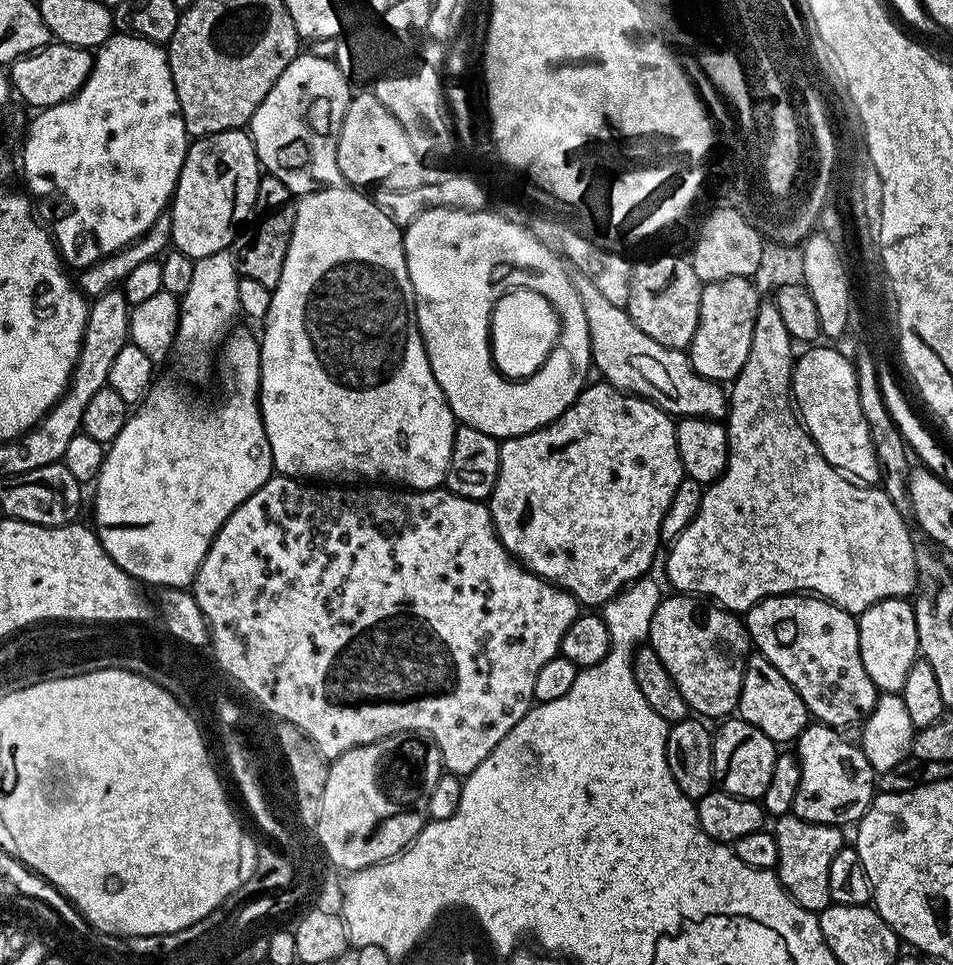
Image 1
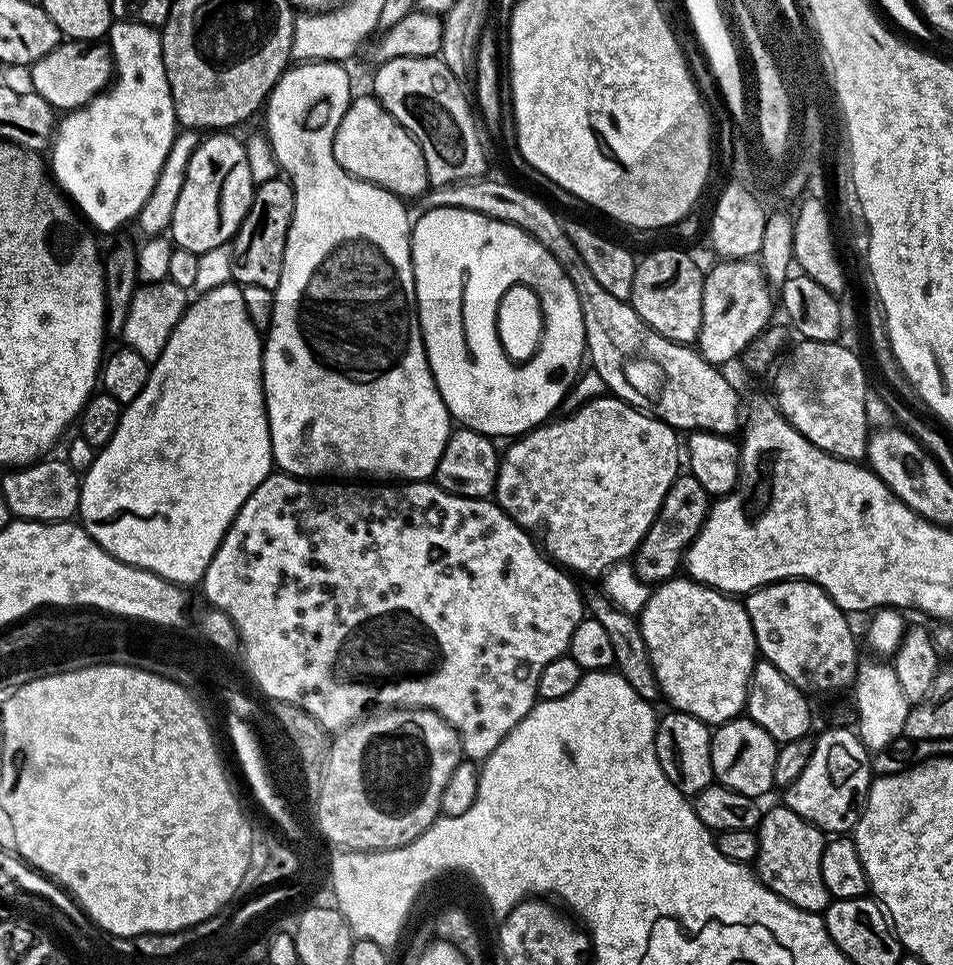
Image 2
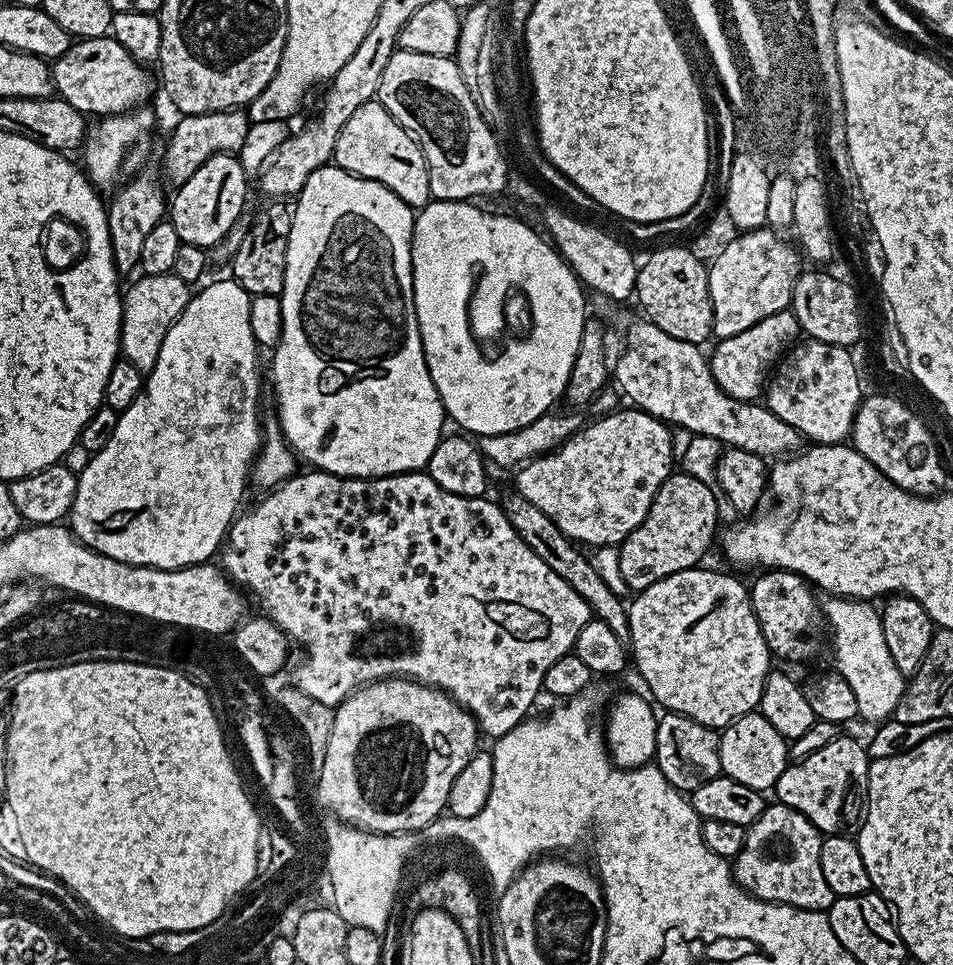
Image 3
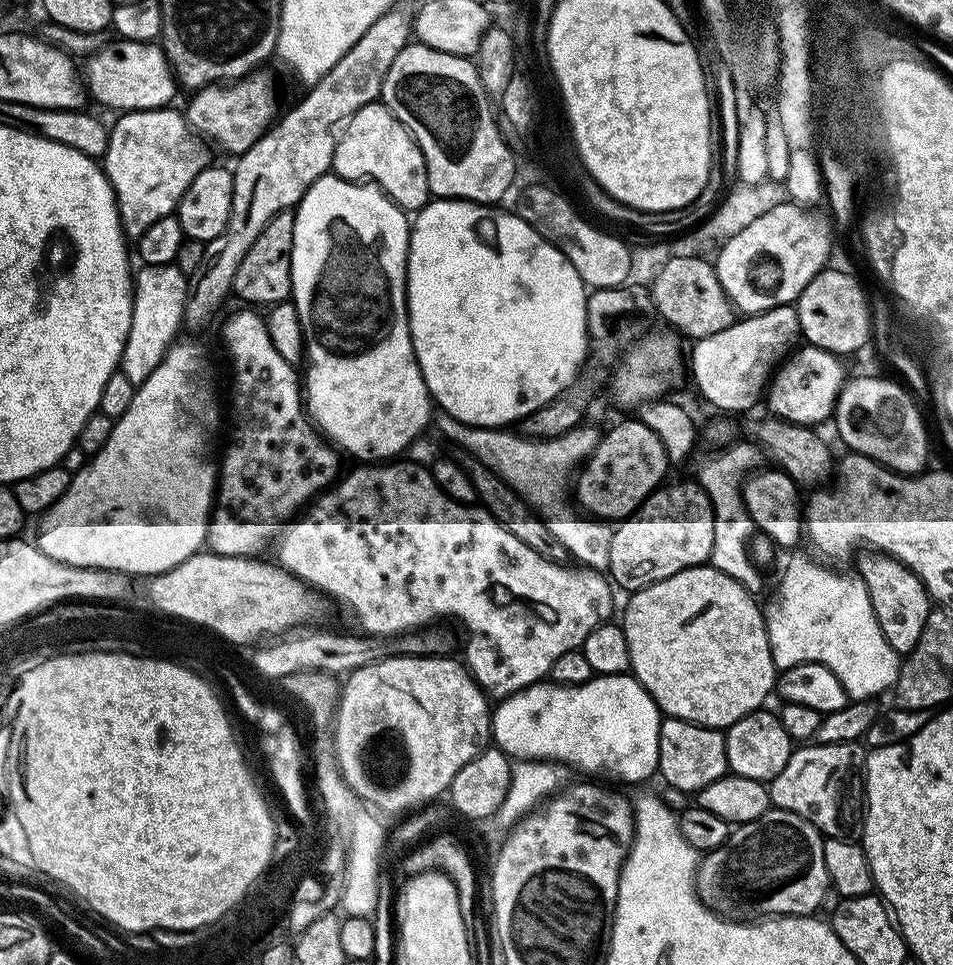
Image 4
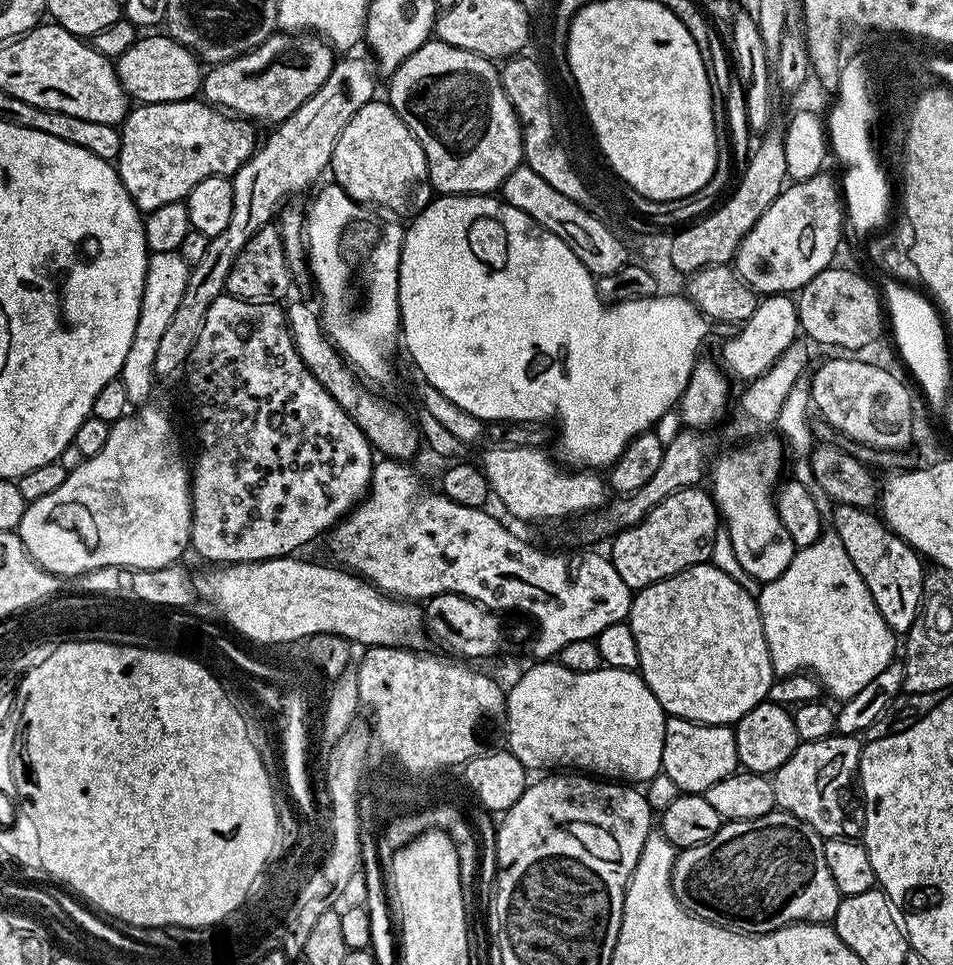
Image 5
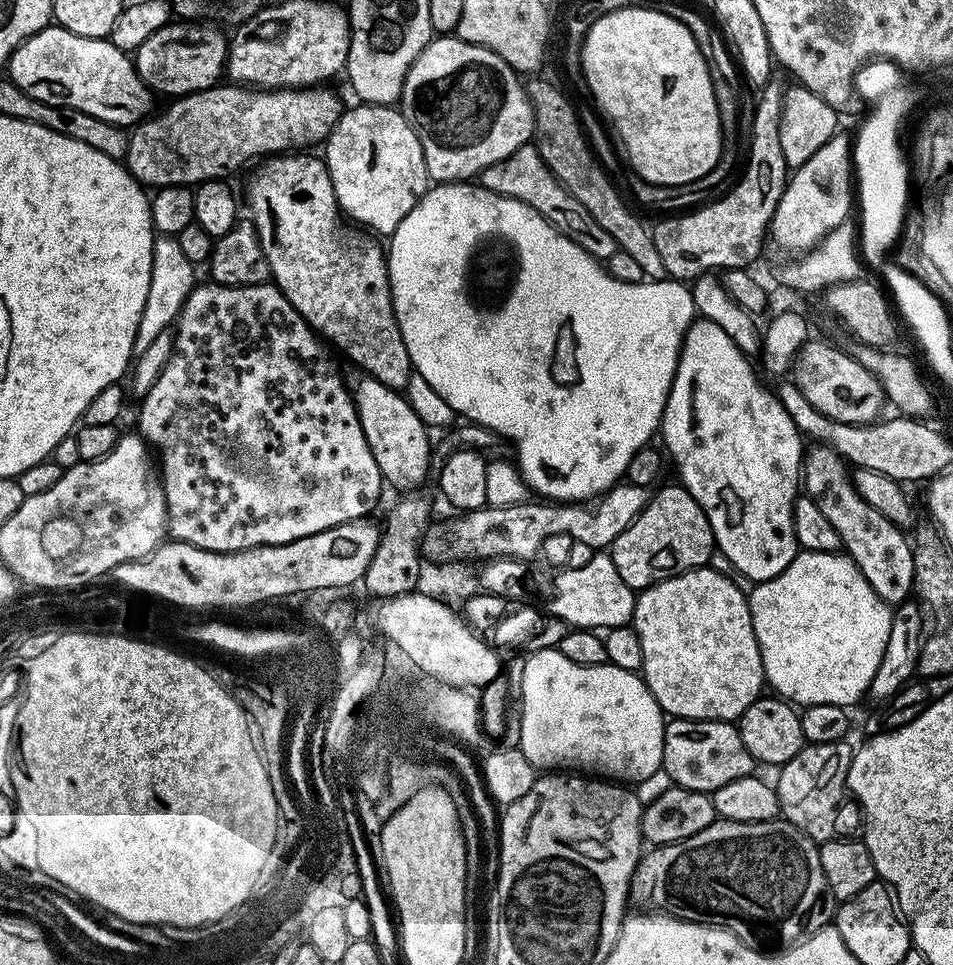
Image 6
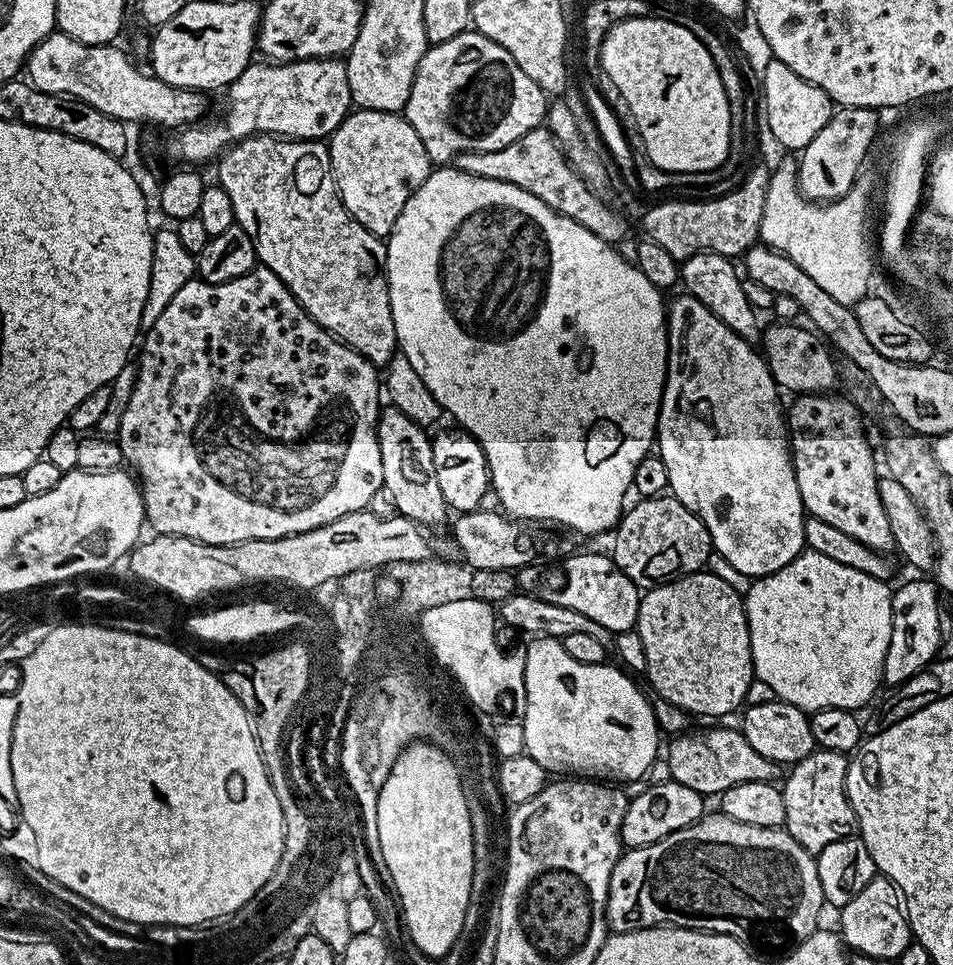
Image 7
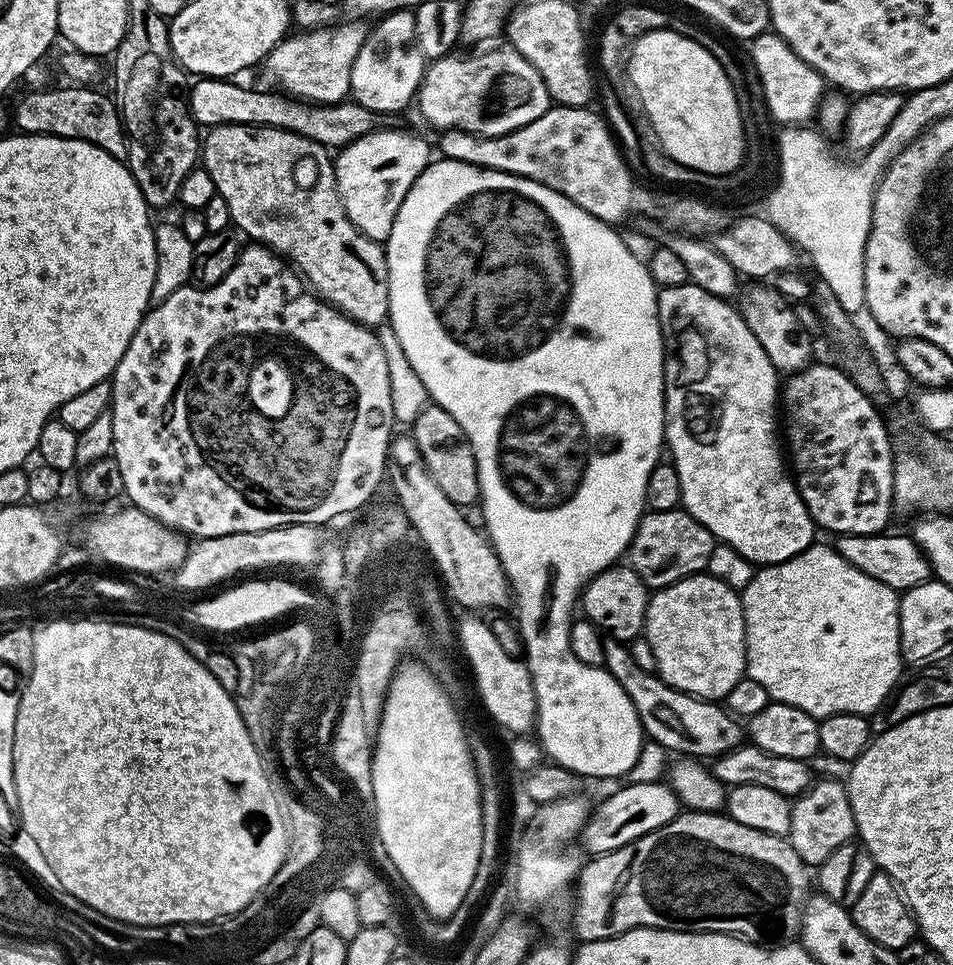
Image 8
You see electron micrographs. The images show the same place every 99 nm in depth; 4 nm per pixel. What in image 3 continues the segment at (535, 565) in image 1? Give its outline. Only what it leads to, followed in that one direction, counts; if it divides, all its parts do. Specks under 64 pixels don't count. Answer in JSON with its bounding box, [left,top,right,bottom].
[514,406,674,550]

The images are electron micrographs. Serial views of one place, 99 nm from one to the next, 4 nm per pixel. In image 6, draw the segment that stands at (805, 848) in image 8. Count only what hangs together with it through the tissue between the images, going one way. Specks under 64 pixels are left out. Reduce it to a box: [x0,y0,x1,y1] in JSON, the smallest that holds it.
[774,739,854,842]

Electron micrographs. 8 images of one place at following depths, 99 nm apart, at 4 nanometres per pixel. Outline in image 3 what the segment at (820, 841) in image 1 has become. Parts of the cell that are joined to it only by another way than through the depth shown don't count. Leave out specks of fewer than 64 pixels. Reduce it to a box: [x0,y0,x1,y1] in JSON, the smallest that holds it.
[731,802,834,912]

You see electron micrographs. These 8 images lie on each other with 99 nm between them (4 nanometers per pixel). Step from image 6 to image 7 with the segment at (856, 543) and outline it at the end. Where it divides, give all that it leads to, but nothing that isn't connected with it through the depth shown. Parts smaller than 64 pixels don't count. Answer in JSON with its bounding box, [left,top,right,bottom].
[786,394,894,554]

